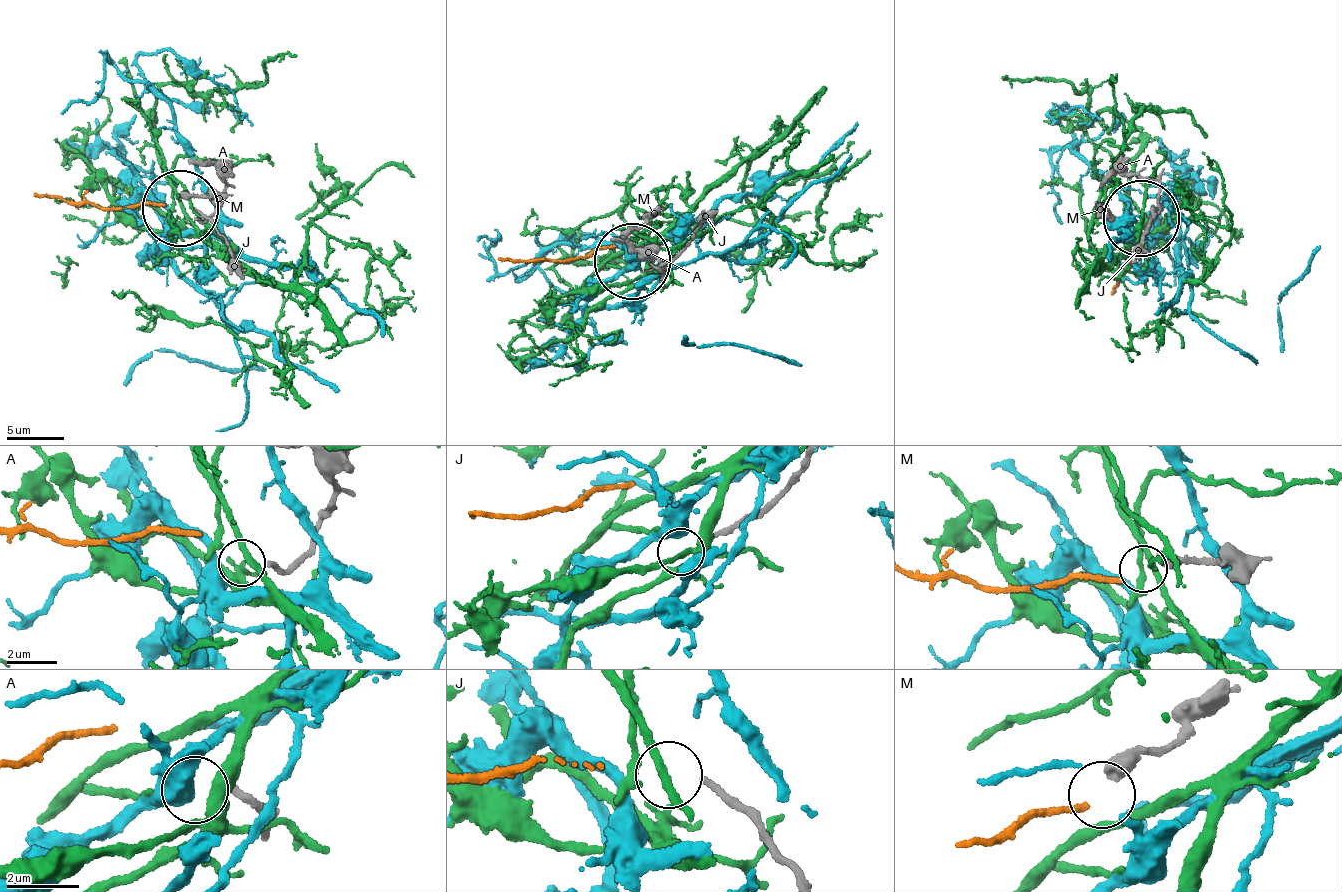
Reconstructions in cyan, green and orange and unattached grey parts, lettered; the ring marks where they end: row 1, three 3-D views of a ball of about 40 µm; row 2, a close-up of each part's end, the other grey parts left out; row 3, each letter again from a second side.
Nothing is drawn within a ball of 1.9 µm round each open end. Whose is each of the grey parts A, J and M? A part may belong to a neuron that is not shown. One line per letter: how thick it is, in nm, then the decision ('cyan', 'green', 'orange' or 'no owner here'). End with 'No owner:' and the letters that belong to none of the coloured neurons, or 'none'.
A: 200 nm | cyan
J: 150 nm | no owner here
M: 460 nm | orange
No owner: J

